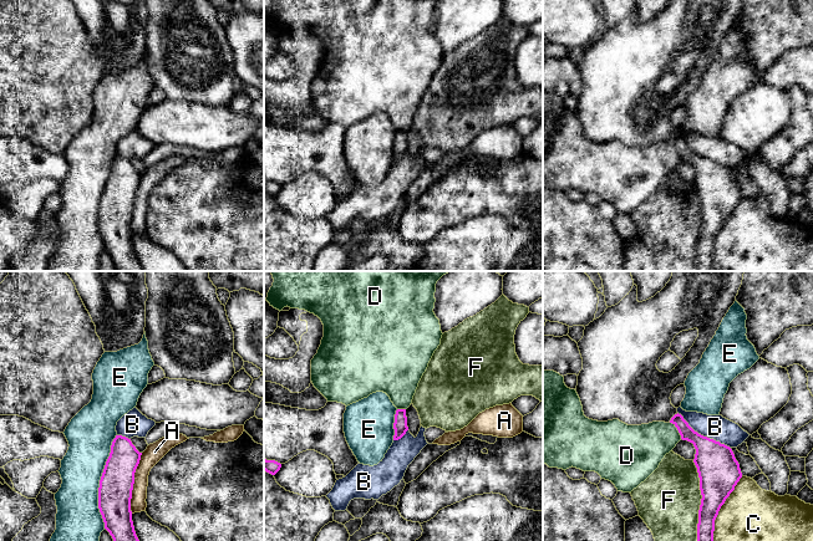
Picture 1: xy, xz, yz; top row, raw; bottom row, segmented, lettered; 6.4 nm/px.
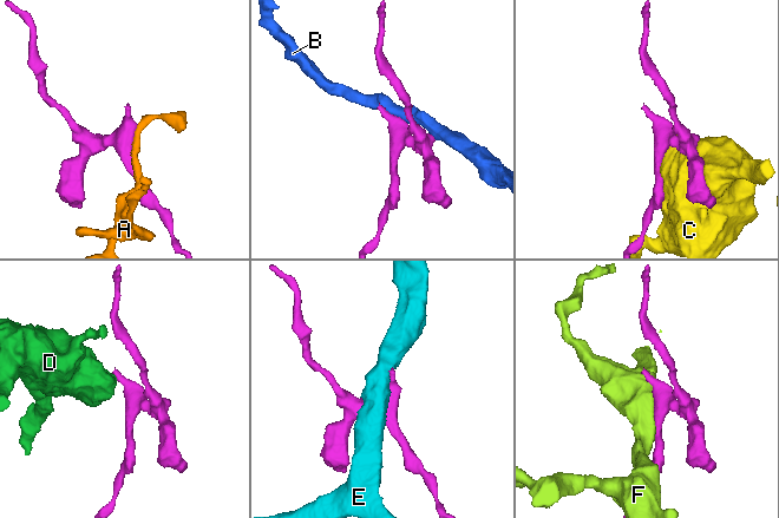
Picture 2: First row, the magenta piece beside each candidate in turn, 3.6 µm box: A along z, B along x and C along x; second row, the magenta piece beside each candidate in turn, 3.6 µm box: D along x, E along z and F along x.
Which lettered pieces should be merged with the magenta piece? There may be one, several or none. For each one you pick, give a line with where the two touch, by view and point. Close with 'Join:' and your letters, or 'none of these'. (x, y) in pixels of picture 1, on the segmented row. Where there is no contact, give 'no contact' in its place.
D: contact yz (677, 429)
Join: D

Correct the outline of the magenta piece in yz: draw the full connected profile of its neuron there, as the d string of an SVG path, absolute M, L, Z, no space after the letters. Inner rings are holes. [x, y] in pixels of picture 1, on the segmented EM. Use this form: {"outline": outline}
{"outline": "M543 371L543 463L549 468L566 470L573 466L583 471L595 471L601 479L611 481L618 491L631 492L659 468L665 455L681 439L692 443L696 449L693 463L702 495L697 541L713 541L718 511L742 478L732 449L695 432L679 413L669 423L652 422L641 425L627 425L619 419L589 419L584 415L576 391L565 386L564 377L554 371Z"}

